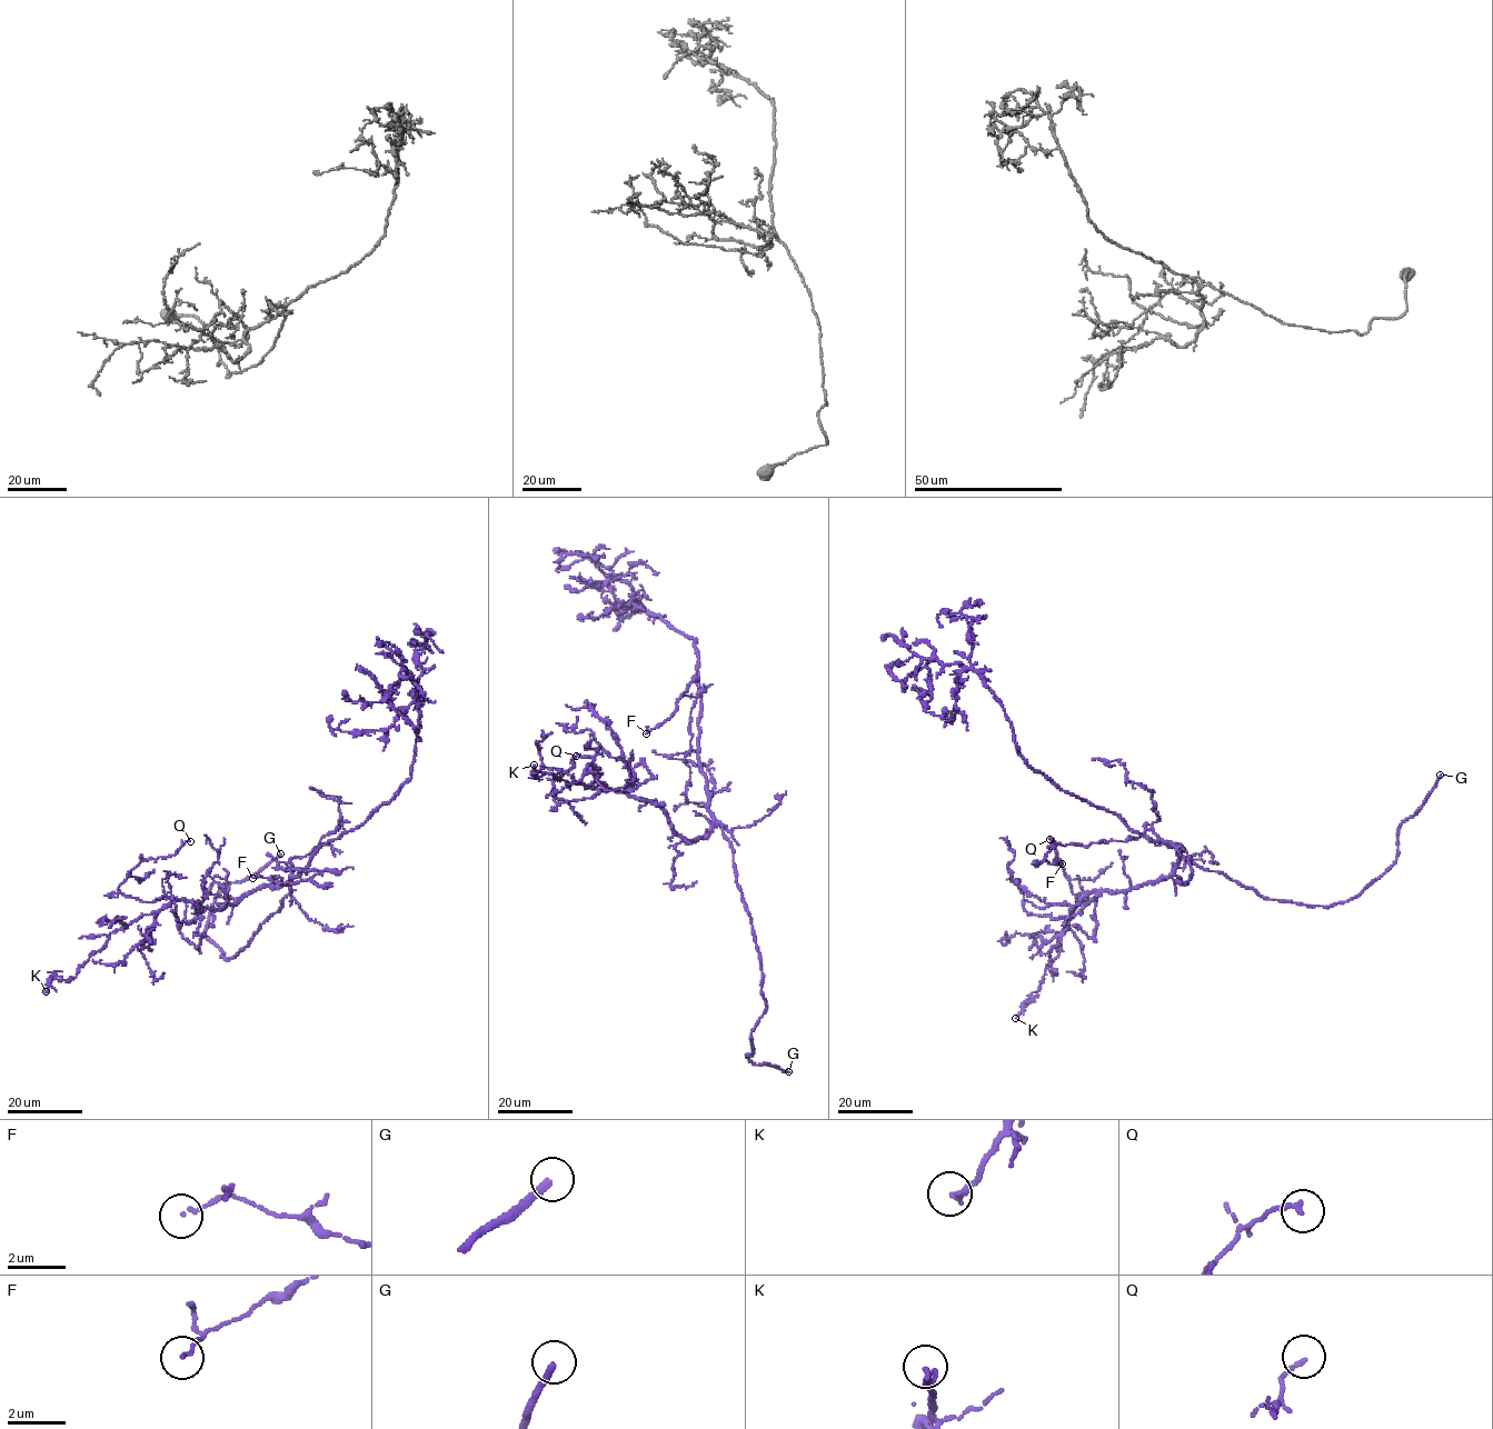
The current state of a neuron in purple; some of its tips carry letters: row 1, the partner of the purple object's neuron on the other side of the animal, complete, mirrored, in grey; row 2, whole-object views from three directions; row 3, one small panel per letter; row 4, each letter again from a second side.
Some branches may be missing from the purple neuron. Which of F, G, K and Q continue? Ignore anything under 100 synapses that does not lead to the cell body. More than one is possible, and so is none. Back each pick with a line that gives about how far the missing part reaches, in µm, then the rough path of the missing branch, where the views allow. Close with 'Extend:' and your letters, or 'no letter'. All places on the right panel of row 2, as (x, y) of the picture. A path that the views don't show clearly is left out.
G: missing 15 µm; course (1440, 775), (1446, 761), (1453, 761), (1450, 757)
Extend: G

